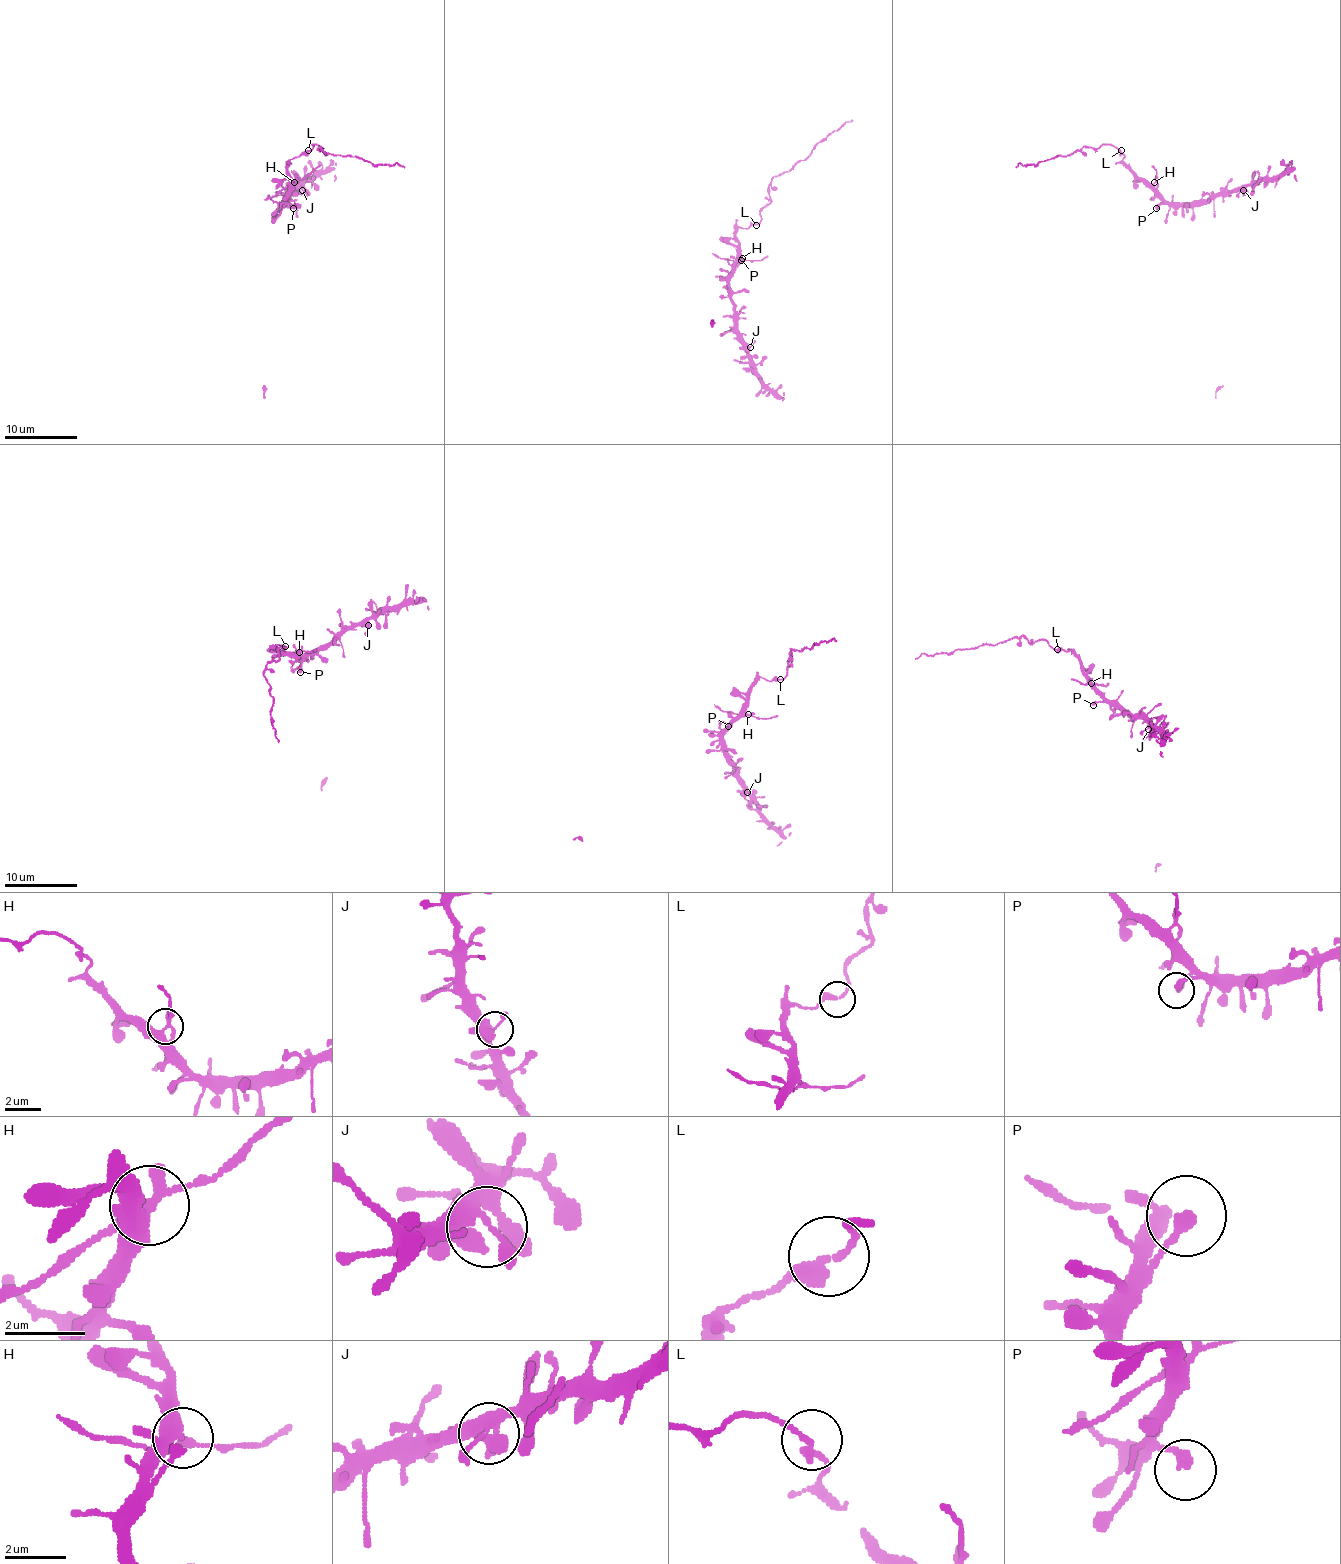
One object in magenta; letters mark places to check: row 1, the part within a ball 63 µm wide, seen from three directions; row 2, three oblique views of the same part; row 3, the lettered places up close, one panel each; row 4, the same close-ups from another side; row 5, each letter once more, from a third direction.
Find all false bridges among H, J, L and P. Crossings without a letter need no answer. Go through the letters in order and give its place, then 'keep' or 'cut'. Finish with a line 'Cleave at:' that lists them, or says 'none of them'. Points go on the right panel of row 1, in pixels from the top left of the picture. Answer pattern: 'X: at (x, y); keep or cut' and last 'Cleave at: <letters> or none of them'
H: at (1154, 182); cut
J: at (1243, 190); keep
L: at (1121, 150); cut
P: at (1156, 208); keep
Cleave at: H, L

